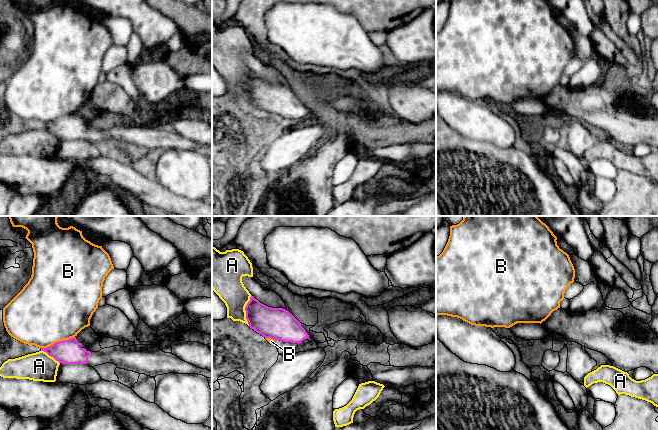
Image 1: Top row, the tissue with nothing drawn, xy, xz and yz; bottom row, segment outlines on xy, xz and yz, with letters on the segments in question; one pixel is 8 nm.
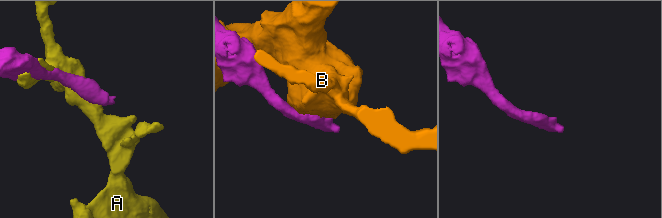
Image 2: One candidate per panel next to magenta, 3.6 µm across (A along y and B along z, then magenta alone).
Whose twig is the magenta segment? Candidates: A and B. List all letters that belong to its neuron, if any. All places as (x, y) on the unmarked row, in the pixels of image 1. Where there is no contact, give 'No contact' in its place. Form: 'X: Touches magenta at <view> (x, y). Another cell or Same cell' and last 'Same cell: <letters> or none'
A: Touches magenta at xz (245, 86). Another cell
B: Touches magenta at xy (57, 118). Another cell
Same cell: none

